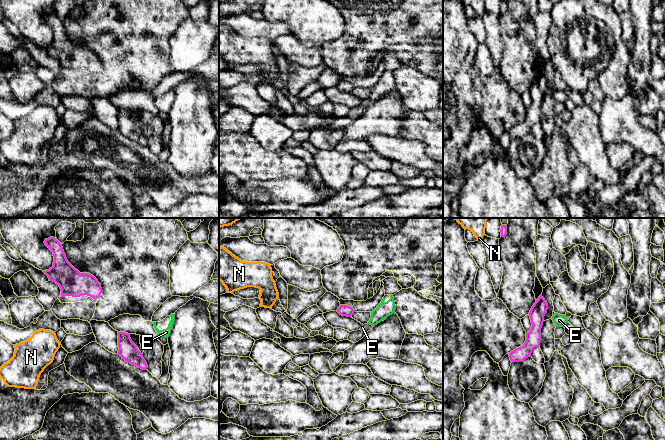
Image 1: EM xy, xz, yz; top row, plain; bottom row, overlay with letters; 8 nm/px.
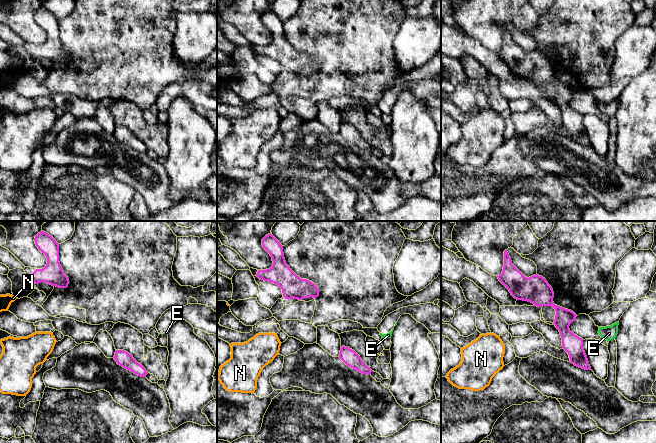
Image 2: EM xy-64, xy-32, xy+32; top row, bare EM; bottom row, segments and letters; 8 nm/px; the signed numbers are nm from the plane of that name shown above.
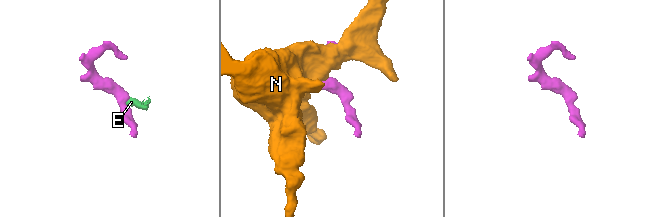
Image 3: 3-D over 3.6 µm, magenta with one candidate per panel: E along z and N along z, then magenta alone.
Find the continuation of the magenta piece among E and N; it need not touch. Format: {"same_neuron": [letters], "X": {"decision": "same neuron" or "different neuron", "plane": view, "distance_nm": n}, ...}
{"same_neuron": [], "E": {"decision": "different neuron", "plane": "yz", "distance_nm": 60}, "N": {"decision": "different neuron", "plane": "yz", "distance_nm": 120}}

